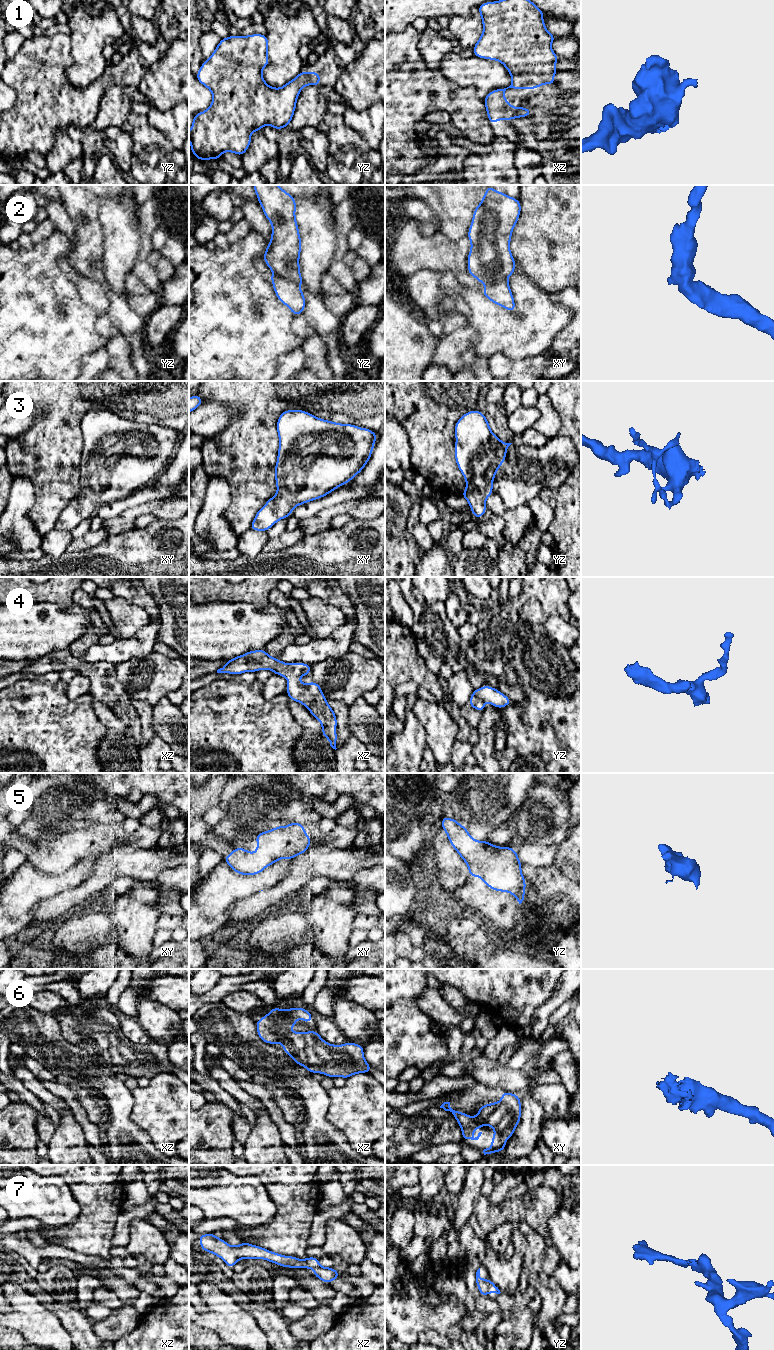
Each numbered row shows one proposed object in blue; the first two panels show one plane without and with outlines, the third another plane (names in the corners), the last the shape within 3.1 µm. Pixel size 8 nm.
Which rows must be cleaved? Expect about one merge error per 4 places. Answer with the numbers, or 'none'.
2

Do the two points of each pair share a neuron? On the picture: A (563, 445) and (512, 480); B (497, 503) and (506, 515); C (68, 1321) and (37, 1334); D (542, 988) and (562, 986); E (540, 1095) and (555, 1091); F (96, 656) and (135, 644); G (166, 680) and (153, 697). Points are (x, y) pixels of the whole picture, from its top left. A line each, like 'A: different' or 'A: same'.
A: same
B: same
C: different
D: different
E: same
F: same
G: same

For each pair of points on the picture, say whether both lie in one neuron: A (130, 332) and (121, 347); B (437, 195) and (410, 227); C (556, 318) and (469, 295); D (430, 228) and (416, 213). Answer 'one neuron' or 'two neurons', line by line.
A: two neurons
B: two neurons
C: one neuron
D: one neuron

